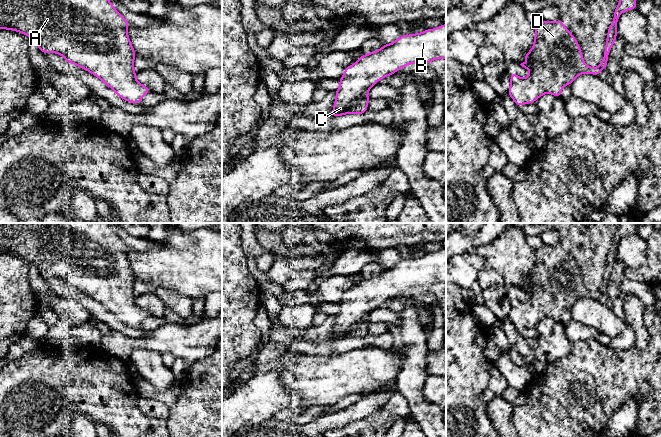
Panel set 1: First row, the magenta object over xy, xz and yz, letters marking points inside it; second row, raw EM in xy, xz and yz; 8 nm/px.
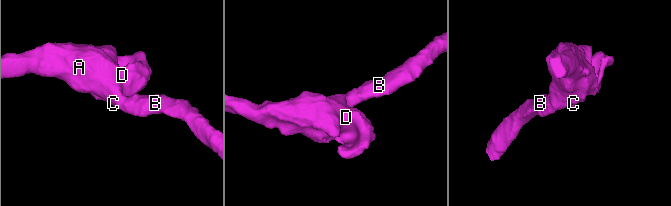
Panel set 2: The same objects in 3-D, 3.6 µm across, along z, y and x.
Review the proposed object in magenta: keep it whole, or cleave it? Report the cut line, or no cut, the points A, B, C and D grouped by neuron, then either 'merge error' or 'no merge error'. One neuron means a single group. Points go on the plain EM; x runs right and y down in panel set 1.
no cut | A B C D | no merge error

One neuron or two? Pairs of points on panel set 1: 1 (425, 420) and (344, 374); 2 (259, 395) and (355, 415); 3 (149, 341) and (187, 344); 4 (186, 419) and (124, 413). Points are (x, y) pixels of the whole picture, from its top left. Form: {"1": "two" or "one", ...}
{"1": "two", "2": "two", "3": "one", "4": "two"}

